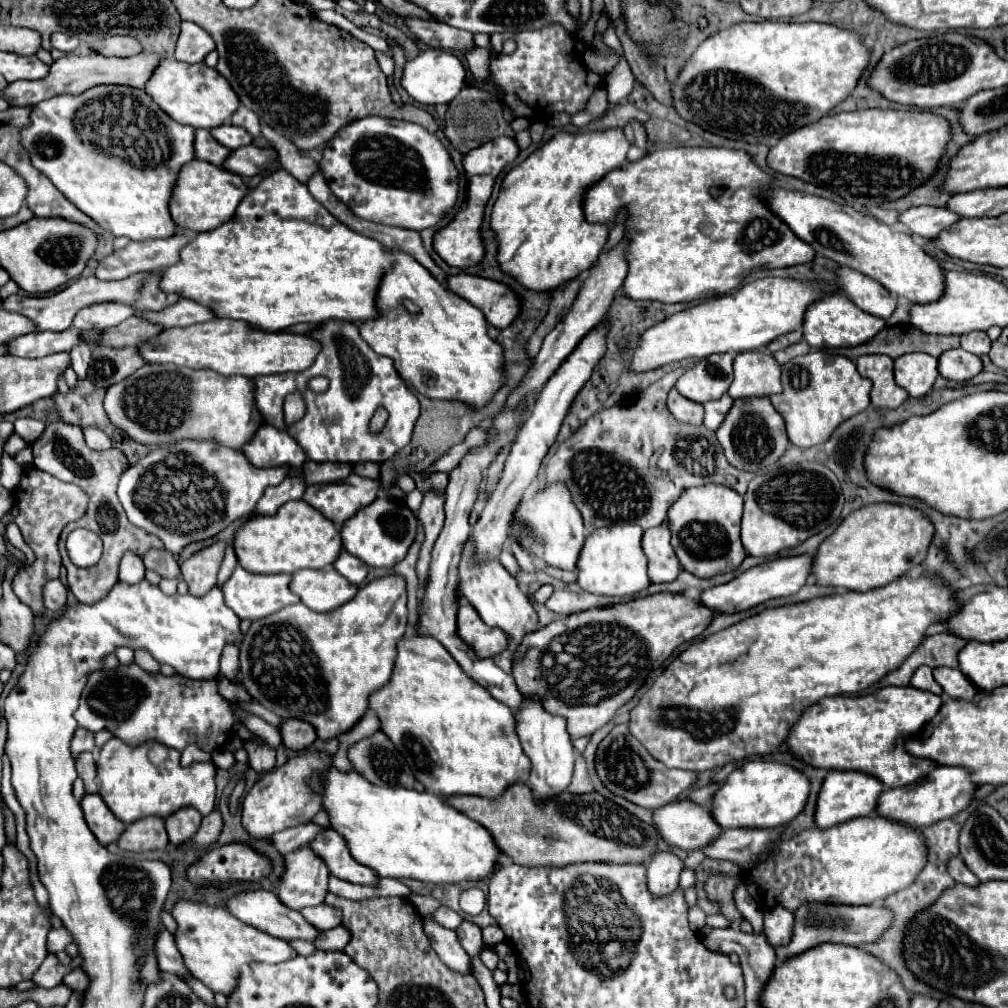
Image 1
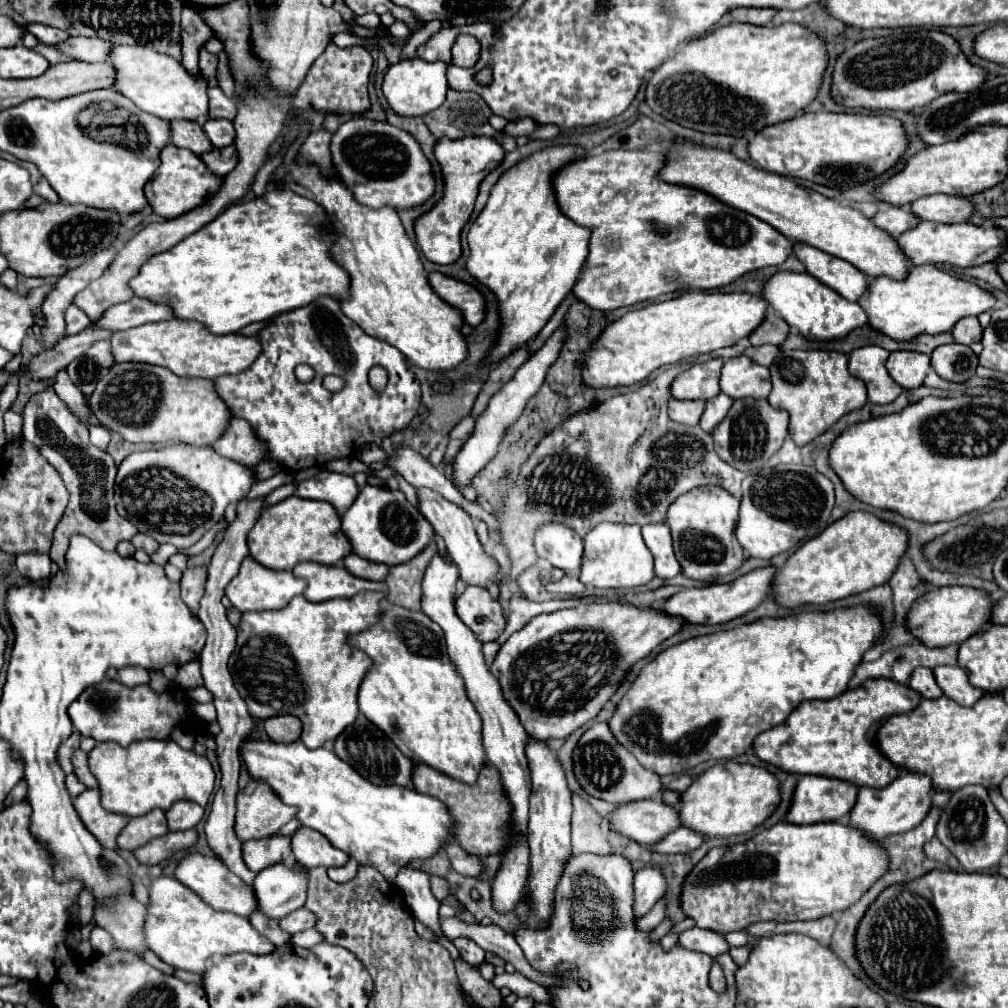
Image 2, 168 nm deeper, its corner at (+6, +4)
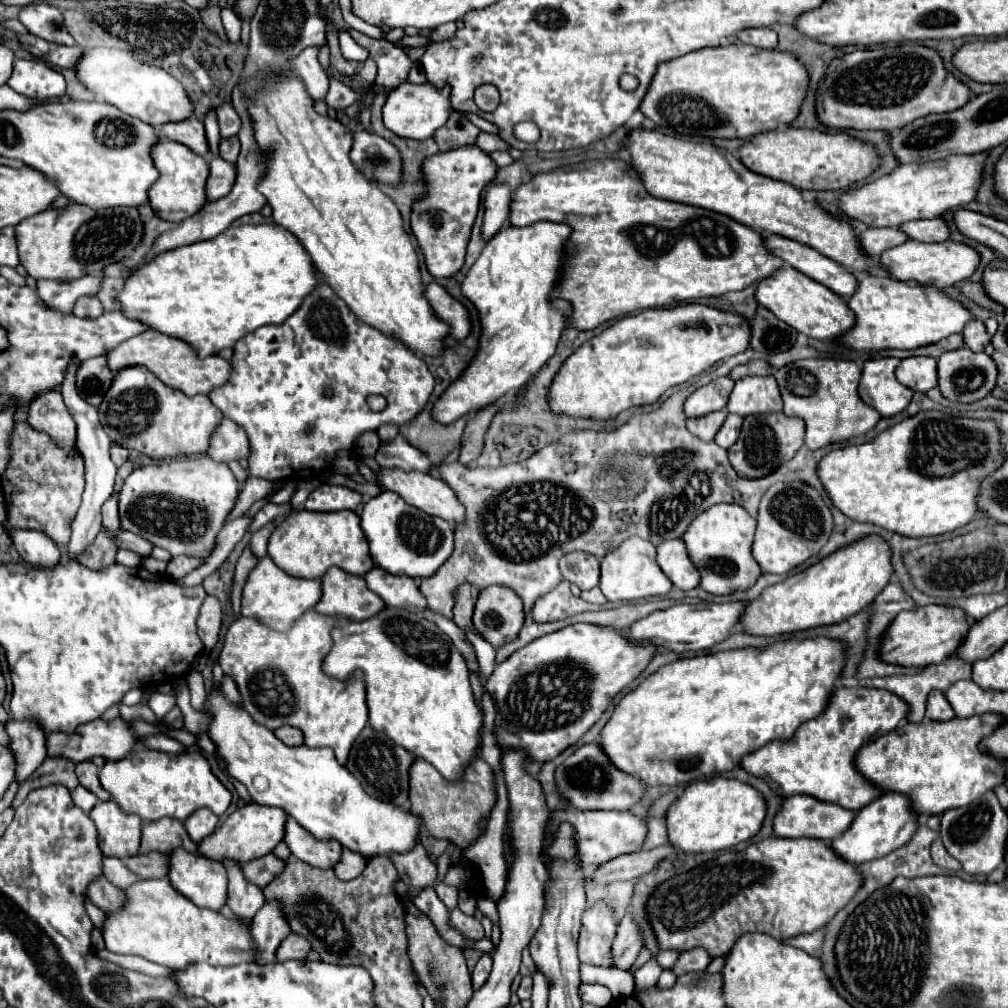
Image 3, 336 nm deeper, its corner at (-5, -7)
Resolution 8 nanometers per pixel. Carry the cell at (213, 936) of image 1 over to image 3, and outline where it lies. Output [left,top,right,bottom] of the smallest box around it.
[103,879,253,971]

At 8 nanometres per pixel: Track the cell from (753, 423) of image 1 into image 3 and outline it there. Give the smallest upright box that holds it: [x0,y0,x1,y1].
[729,413,805,479]

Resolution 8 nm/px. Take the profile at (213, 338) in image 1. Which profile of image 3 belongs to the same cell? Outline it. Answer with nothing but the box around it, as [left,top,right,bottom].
[107,329,231,395]

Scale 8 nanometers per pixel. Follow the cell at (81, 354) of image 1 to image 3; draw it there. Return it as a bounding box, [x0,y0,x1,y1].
[73,297,103,319]

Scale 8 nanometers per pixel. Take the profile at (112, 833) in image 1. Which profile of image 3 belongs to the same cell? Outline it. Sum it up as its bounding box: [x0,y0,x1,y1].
[89,801,141,859]

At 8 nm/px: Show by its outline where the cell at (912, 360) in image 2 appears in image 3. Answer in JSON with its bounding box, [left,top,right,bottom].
[897,357,937,393]

